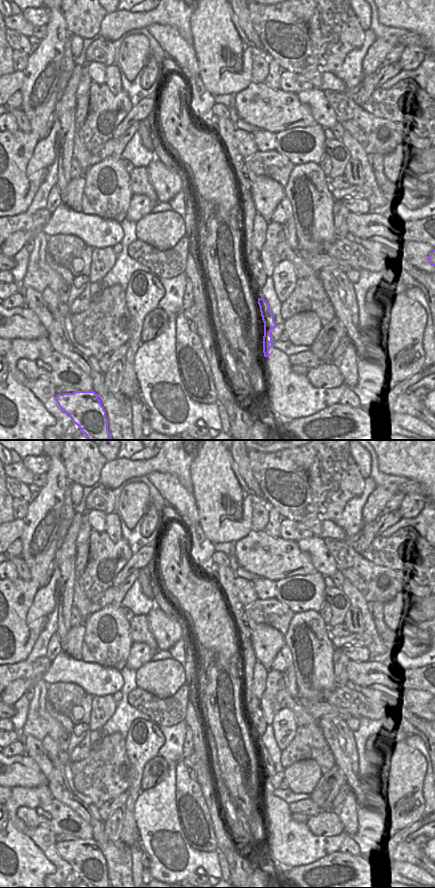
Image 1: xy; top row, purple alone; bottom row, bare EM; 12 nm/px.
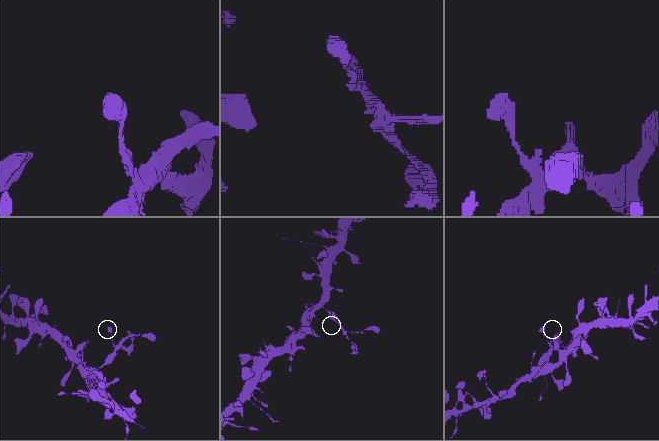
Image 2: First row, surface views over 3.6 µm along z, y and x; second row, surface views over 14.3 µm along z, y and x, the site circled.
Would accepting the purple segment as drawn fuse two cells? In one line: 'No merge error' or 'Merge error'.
Merge error.

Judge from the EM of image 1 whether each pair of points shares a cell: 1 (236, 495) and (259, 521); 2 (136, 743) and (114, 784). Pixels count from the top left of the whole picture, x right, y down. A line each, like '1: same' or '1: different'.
1: different
2: different

